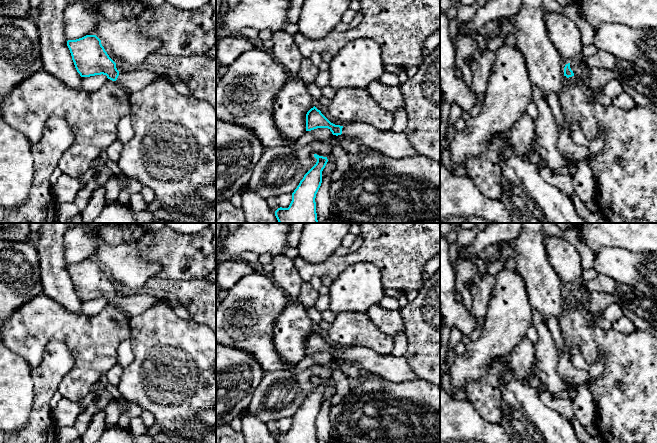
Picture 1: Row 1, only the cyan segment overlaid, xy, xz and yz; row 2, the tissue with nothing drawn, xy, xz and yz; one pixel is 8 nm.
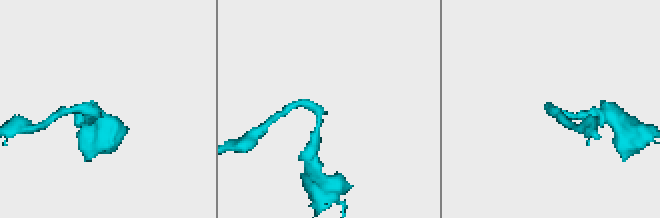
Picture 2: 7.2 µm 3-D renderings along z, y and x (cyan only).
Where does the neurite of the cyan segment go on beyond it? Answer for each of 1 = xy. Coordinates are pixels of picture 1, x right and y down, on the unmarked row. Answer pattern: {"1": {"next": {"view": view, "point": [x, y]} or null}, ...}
{"1": {"next": {"view": "xy", "point": [133, 305]}}}

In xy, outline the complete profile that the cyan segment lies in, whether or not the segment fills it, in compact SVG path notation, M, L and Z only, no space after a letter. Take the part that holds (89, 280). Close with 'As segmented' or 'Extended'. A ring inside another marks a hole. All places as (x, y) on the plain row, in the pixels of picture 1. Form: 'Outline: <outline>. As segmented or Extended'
Outline: M86 259L76 264L68 264L67 270L70 274L75 292L81 301L90 301L103 298L106 299L108 303L116 305L128 316L136 316L143 313L159 300L164 301L172 308L172 305L166 298L165 294L158 294L156 292L139 290L134 295L120 297L116 292L116 287L109 281L101 268L101 264L96 259Z. Extended

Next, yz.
Outline: M570 287L566 288L564 291L564 300L568 302L569 307L571 308L575 308L576 306L578 306L578 303L570 292Z. Extended

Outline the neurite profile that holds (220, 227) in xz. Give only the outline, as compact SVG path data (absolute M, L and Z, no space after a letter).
M216 223L216 275L218 272L219 264L223 260L222 254L222 238L226 232L224 223Z

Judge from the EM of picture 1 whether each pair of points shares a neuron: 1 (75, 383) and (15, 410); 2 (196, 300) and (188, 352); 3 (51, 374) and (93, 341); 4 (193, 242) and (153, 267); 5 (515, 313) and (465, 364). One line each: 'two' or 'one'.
1: two
2: two
3: two
4: two
5: one

